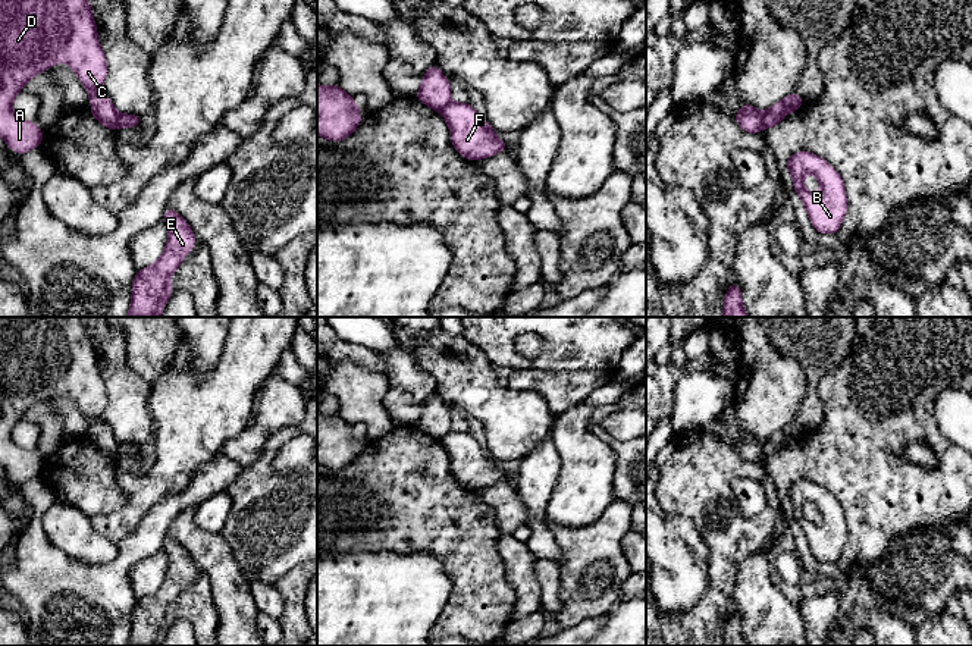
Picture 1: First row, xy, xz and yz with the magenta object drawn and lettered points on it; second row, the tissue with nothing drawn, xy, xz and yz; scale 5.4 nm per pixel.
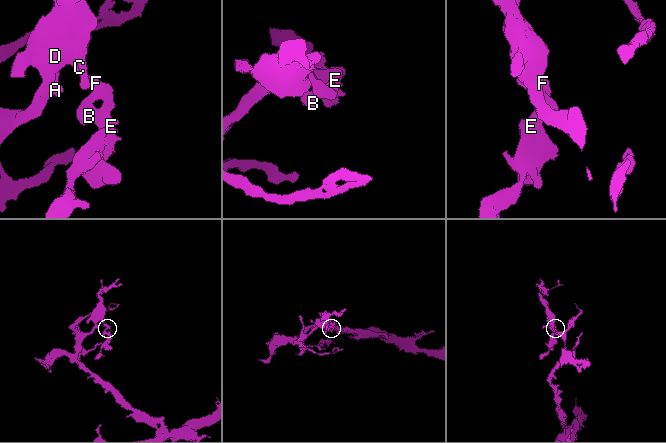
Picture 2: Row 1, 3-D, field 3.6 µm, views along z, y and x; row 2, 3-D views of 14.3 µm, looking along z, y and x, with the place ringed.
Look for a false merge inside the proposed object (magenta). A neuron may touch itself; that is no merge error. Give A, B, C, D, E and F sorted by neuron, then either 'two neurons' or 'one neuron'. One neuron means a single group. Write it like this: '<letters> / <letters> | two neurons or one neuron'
A C D / B E F | two neurons

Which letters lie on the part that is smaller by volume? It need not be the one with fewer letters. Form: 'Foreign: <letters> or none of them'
Foreign: B, E, F

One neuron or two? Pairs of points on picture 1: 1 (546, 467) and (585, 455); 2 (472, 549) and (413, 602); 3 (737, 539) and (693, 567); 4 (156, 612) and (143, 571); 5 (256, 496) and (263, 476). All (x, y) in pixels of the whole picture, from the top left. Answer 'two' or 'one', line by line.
1: two
2: two
3: two
4: two
5: one

